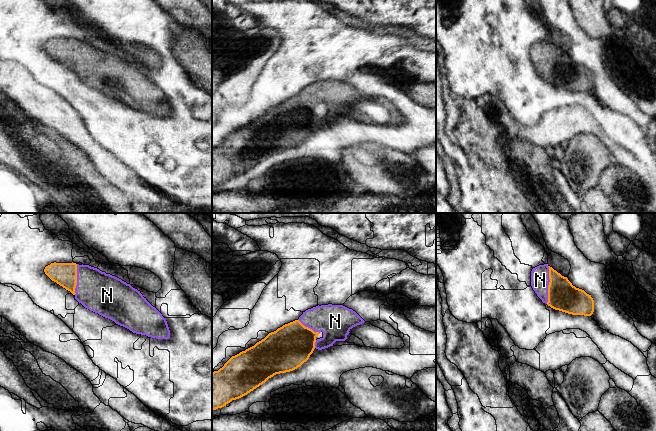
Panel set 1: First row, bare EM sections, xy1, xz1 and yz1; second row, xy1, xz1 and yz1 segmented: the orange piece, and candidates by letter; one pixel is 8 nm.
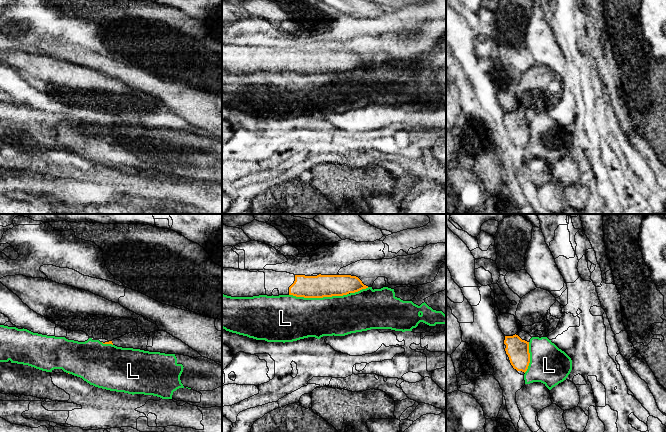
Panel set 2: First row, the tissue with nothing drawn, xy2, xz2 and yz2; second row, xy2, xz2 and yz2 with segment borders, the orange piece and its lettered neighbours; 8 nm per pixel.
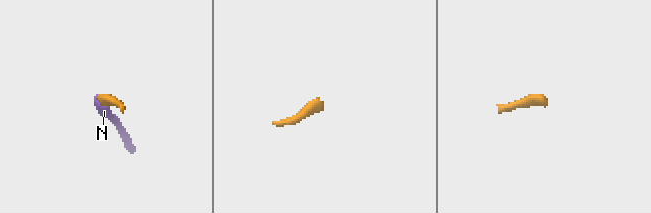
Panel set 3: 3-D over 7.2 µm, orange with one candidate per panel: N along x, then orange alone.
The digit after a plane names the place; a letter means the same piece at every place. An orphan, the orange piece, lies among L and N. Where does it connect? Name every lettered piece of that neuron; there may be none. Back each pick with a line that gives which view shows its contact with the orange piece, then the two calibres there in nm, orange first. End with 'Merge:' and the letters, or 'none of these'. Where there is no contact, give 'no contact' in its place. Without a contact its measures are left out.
N: yz1 | 240/150 nm
Merge: N

